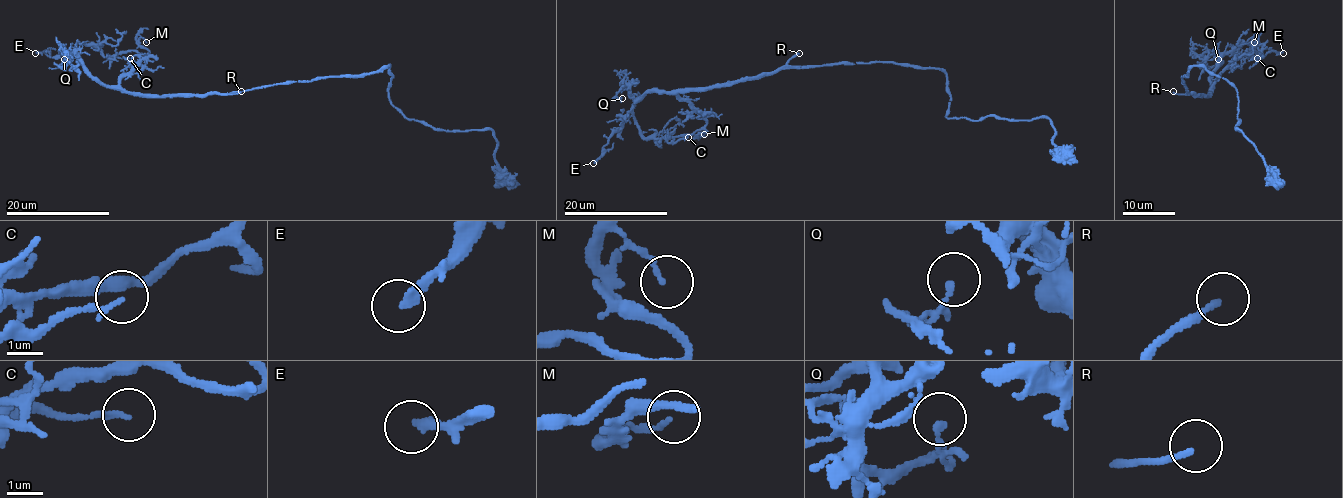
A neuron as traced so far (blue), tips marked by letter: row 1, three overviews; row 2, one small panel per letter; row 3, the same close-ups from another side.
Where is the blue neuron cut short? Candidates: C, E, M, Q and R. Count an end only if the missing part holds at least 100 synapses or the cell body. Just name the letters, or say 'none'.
R

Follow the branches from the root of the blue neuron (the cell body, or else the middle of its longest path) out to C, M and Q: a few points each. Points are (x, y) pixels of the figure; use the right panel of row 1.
C: (1183, 81), (1188, 93), (1206, 95), (1213, 82), (1236, 58), (1254, 50), (1262, 55), (1257, 58)
M: (1183, 81), (1188, 93), (1206, 95), (1213, 82), (1236, 58), (1253, 53), (1257, 37), (1254, 42)
Q: (1183, 81), (1188, 93), (1206, 95), (1211, 90), (1211, 73), (1218, 56), (1206, 62), (1213, 67), (1218, 59)

